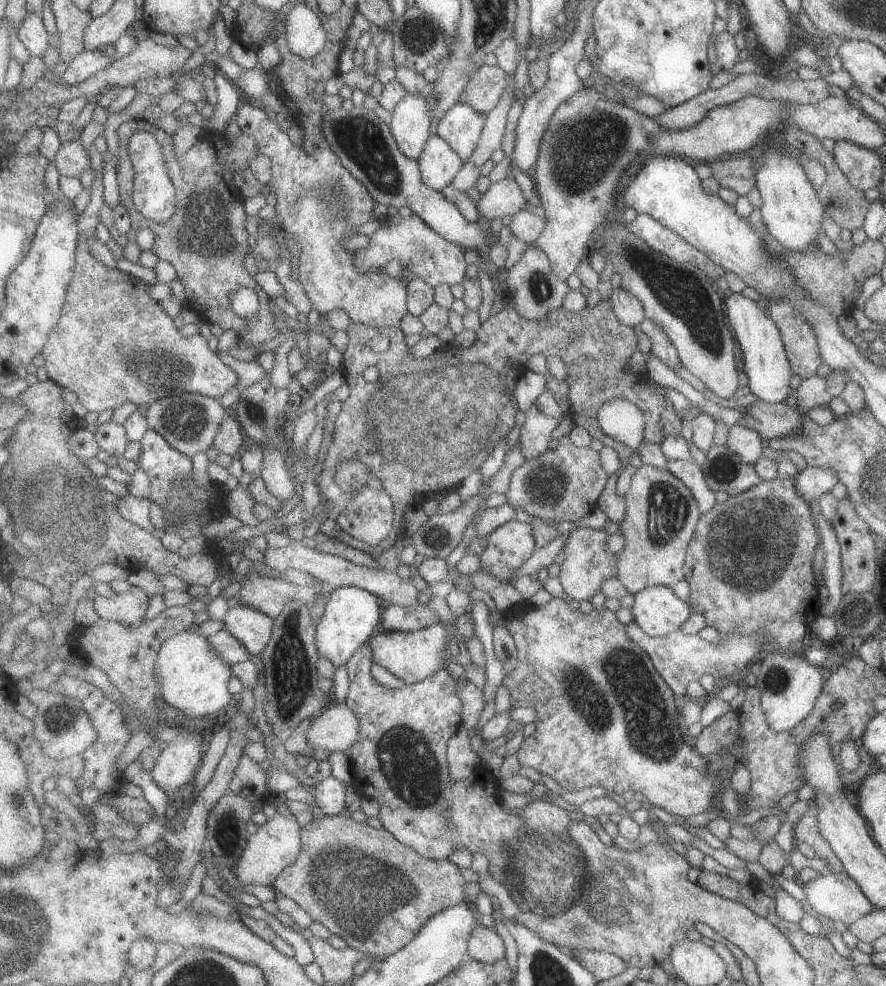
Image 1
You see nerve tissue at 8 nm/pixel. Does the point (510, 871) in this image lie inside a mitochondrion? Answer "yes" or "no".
no

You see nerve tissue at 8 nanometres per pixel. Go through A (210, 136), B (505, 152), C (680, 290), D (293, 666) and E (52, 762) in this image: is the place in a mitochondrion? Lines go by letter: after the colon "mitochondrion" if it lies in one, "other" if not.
A: other
B: other
C: mitochondrion
D: mitochondrion
E: other

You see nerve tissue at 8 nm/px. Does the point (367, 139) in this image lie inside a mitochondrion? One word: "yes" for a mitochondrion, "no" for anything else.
yes

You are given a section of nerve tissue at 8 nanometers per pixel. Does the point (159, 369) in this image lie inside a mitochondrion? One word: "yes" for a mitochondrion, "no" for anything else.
yes

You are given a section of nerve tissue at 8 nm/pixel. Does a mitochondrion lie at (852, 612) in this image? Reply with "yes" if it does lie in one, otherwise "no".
yes

